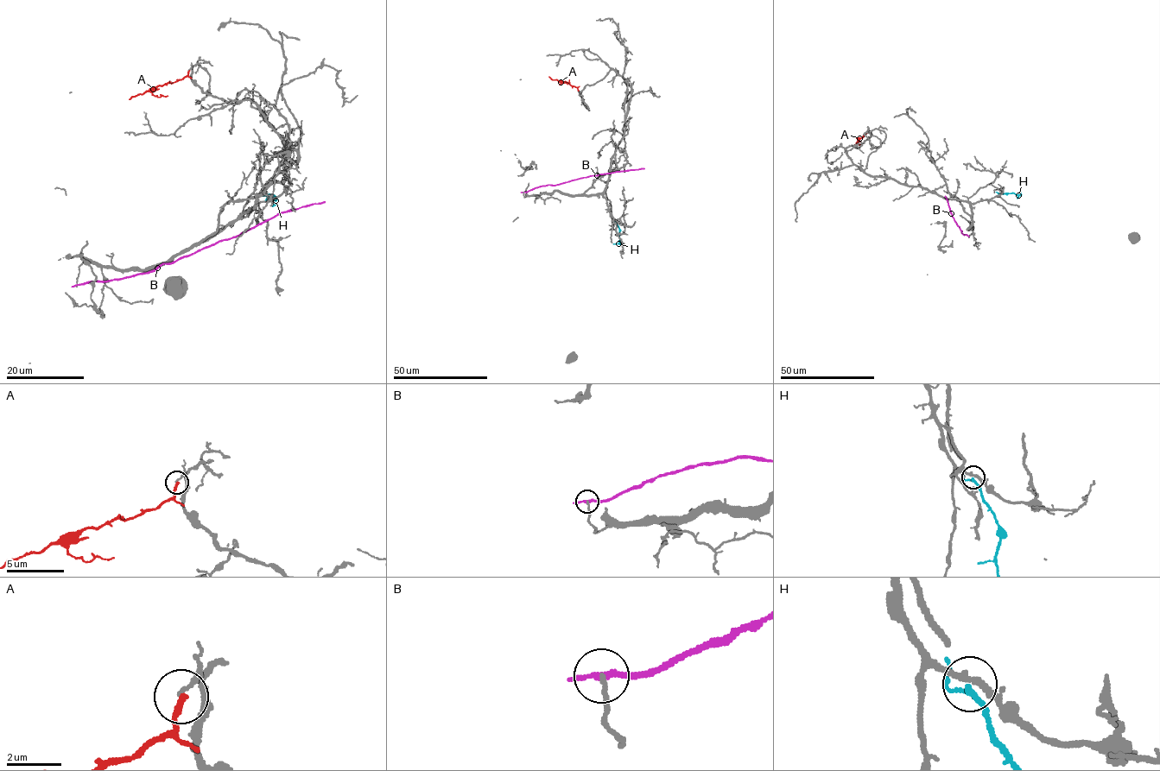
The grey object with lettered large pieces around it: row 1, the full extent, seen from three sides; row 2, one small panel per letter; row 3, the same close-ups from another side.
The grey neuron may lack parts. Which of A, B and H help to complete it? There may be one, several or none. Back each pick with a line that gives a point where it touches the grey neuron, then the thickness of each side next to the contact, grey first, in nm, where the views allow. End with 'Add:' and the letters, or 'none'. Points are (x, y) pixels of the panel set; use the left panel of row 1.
Add: none

